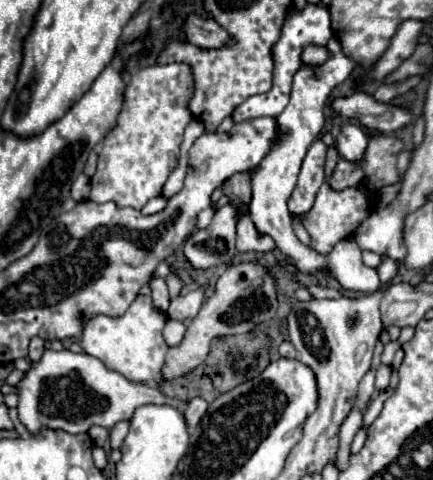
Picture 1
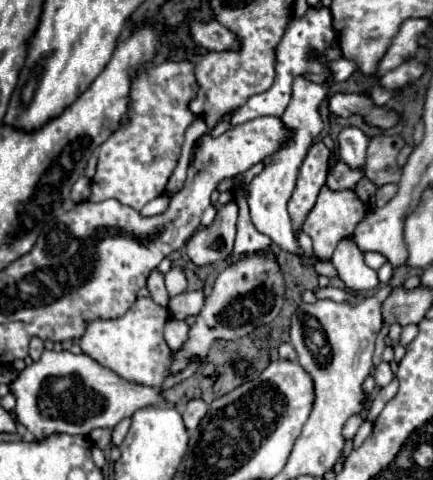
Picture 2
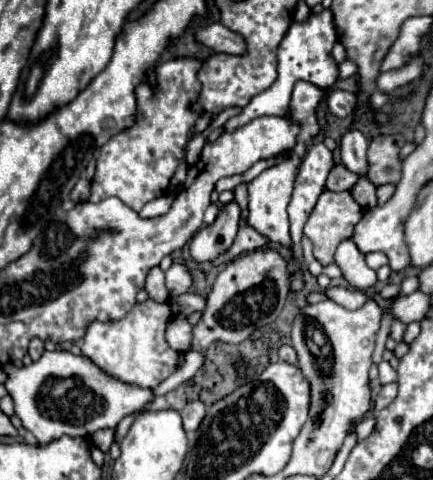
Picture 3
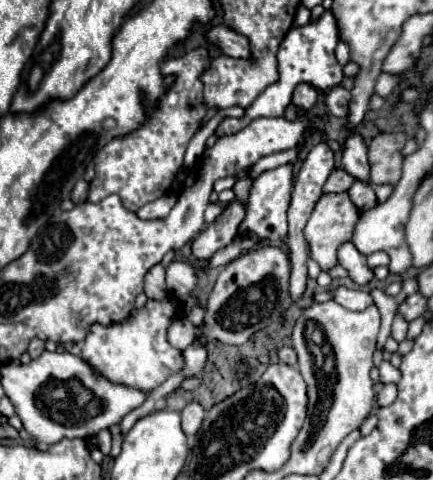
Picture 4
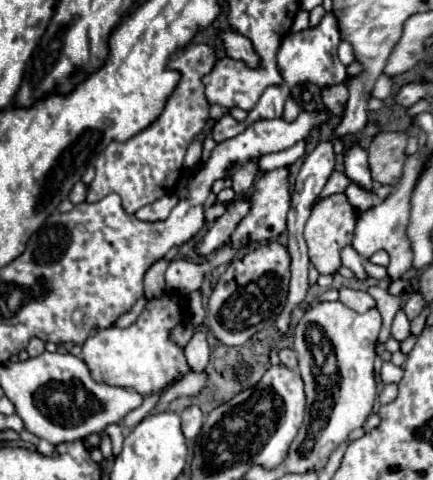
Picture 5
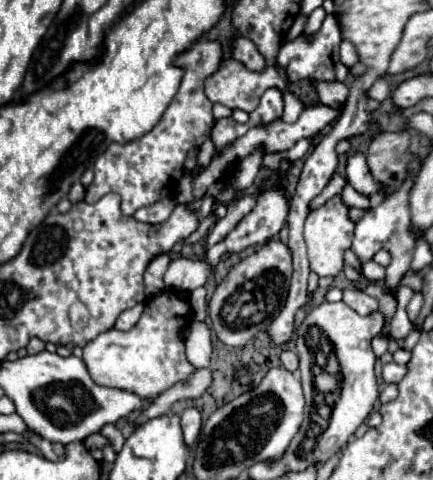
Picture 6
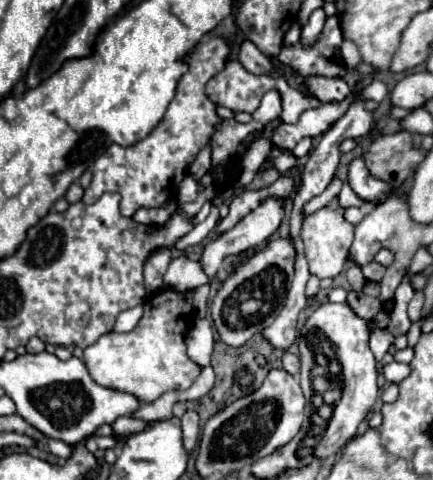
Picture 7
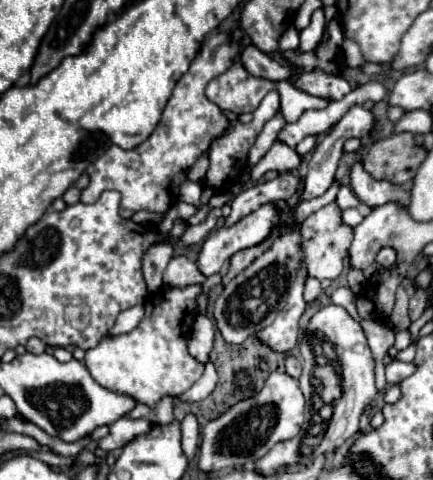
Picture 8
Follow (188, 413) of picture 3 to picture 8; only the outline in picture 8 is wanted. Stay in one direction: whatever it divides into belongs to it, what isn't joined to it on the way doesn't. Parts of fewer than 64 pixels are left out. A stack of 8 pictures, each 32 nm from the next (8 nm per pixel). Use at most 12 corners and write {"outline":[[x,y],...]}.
{"outline":[[196,418],[182,422],[182,450],[188,460],[196,456],[198,432]]}

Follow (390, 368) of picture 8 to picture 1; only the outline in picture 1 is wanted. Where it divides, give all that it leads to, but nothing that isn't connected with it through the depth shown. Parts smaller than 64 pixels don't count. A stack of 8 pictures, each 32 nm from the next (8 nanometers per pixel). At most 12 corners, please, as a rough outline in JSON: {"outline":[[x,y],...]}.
{"outline":[[390,366],[376,370],[376,388],[384,390],[392,376]]}

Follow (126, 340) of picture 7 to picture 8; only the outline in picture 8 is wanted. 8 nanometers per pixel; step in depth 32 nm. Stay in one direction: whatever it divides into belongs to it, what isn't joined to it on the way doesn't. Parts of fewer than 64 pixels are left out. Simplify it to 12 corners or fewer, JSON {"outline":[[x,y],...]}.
{"outline":[[200,284],[162,288],[128,334],[86,352],[92,378],[154,408],[204,372],[188,354]]}

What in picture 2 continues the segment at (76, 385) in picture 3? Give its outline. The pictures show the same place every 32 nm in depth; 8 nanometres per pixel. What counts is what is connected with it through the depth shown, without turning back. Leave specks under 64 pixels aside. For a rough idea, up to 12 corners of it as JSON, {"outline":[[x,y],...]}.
{"outline":[[46,350],[10,382],[38,440],[114,428],[158,400],[86,354]]}

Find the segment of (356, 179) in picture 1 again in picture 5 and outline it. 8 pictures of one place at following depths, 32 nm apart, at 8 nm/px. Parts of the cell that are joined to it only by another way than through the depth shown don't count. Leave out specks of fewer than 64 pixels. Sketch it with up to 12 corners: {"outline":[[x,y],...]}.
{"outline":[[334,172],[316,204],[332,194],[344,192],[350,180],[342,172]]}

